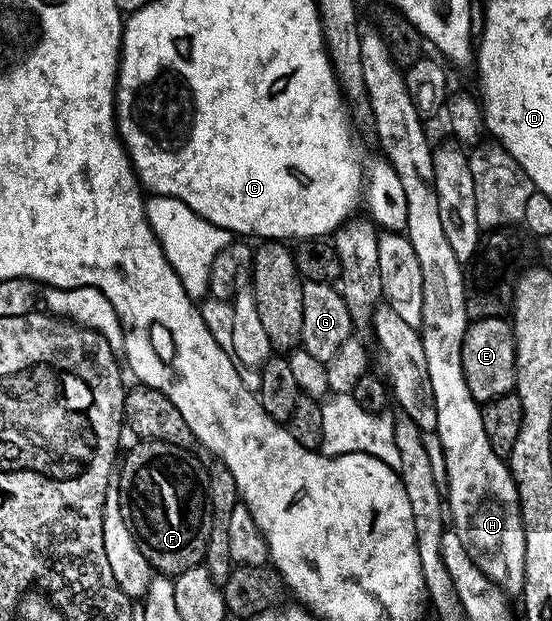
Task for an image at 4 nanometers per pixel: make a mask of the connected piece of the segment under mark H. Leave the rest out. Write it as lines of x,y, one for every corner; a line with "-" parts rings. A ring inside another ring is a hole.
361,22
360,39
361,39
361,61
362,61
362,76
365,82
365,91
368,94
368,101
370,109
372,110
371,126
376,129
376,139
380,142
380,147
384,150
383,158
394,169
394,173
398,173
398,181
402,181
402,189
406,192
406,221
403,226
406,228
406,236
410,244
414,247
415,256
419,260
419,268
422,269
422,294
423,294
423,308
422,308
422,324
418,330
420,333
420,340
422,341
422,349
426,349
426,373
430,373
430,389
432,390
432,400
434,401
434,409
436,410
436,425
434,434
440,438
440,447
444,450
444,471
442,467
442,475
446,480
446,511
450,516
451,526
454,528
457,537
462,541
462,545
470,553
470,557
477,565
486,573
491,583
496,584
501,591
507,593
509,596
519,596
522,591
522,580
524,577
524,562
526,561
526,537
524,536
524,522
520,516
520,498
518,497
518,489
516,482
512,476
512,468
498,453
494,453
490,449
490,441
486,441
486,429
482,429
482,413
480,412
481,404
477,403
474,397
471,396
470,389
467,388
466,377
463,375
462,365
462,345
463,338
466,337
467,329
470,324
468,314
466,313
466,301
464,300
464,289
466,286
466,271
462,268
462,260
454,257
454,249
450,249
450,241
446,241
446,232
442,229
442,220
438,213
438,189
436,188
436,170
434,169
434,161
432,160
432,152
434,150
433,144
428,144
428,135
424,132
426,127
425,120
421,119
418,111
415,109
415,103
411,99
410,93
407,91
407,81
405,79
405,72
398,69
397,60
393,59
386,41
380,36
380,30
371,22

